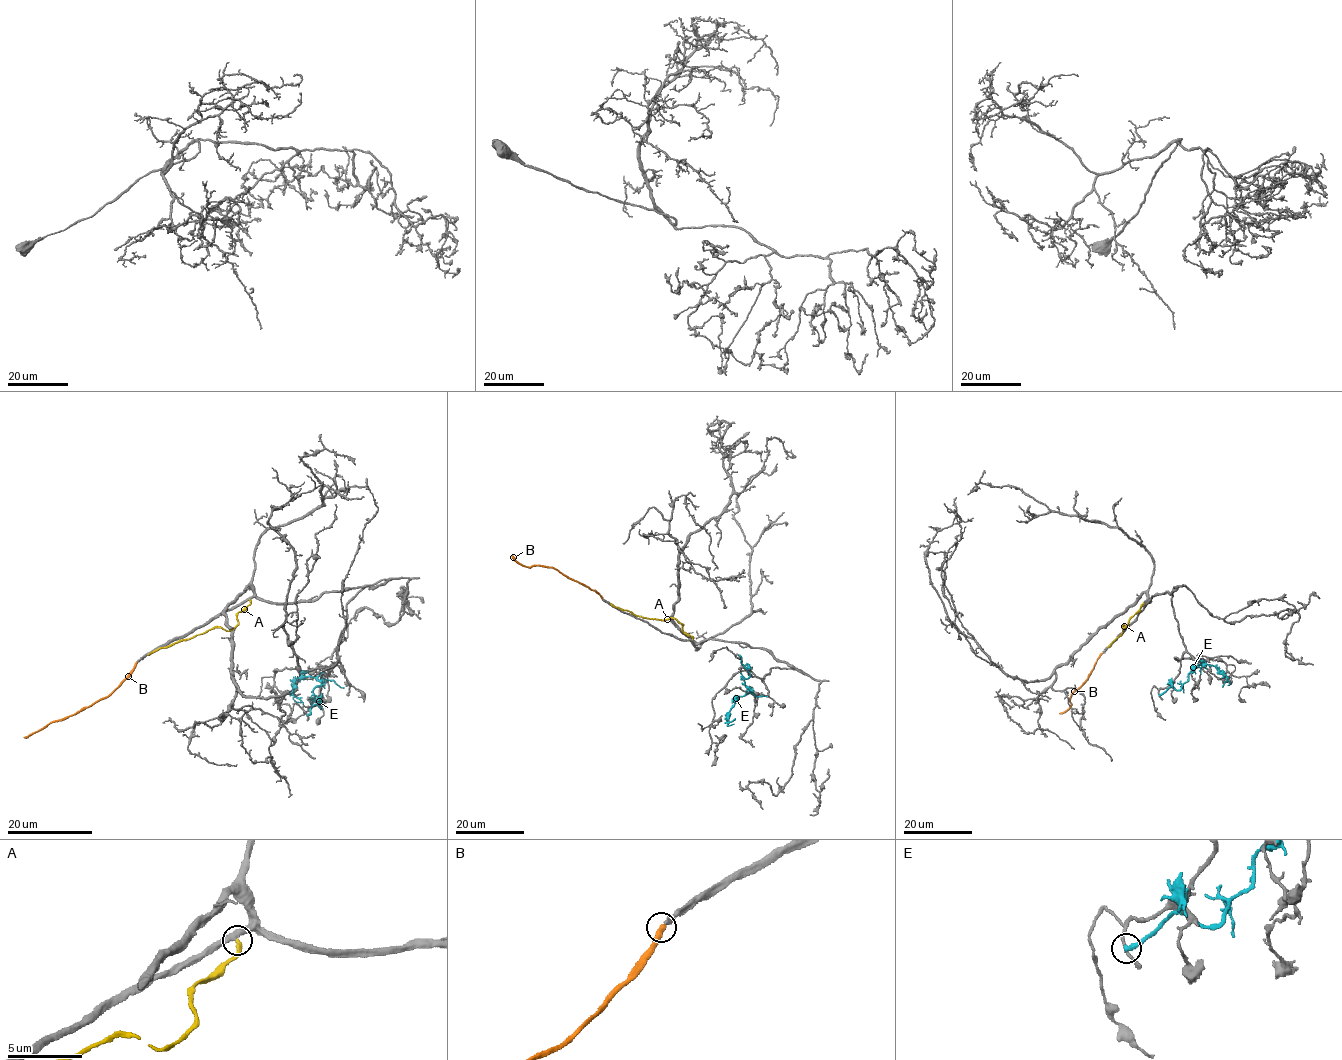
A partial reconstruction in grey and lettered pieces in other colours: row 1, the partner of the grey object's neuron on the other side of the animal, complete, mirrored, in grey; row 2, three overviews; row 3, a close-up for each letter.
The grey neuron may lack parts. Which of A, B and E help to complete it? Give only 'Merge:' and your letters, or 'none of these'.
Merge: none of these

